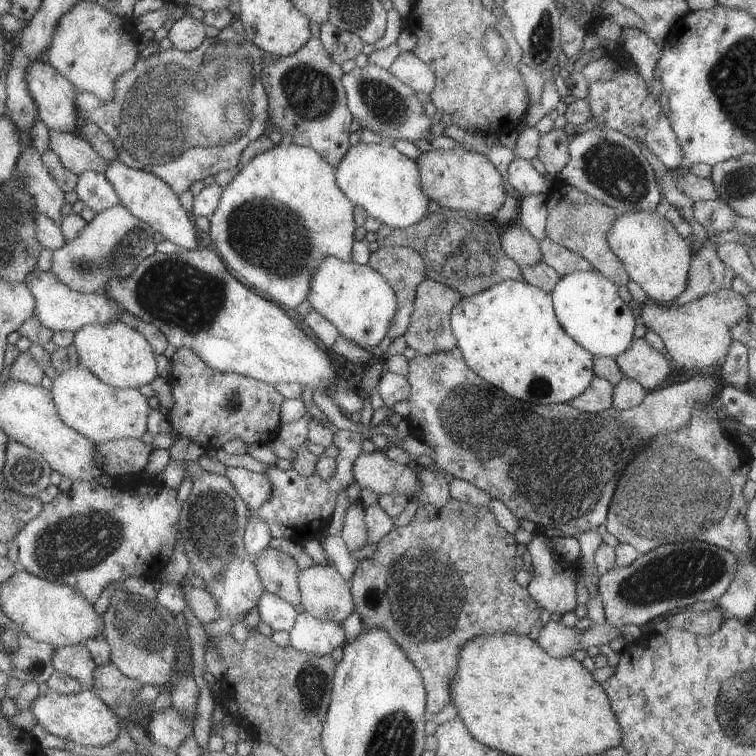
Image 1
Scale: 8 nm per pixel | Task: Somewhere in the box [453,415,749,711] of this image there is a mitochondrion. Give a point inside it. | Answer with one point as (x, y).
(664, 490)

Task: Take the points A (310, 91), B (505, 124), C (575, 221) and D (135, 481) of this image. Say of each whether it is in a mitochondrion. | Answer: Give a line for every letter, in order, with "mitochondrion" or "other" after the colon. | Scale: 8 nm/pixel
A: mitochondrion
B: other
C: other
D: other

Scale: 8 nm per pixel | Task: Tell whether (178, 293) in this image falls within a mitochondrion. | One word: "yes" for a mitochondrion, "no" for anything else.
yes

